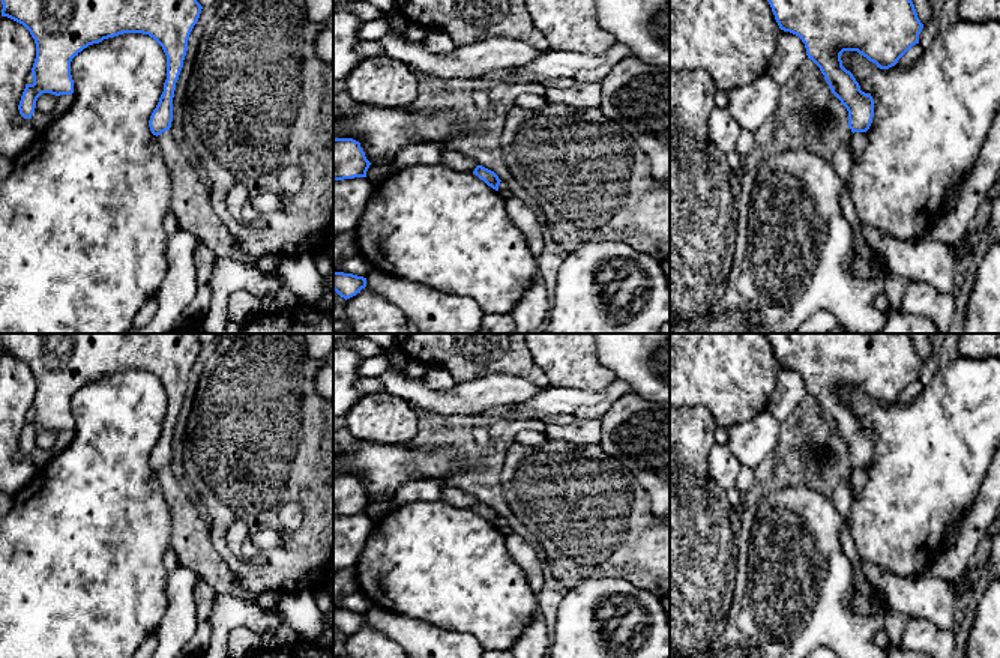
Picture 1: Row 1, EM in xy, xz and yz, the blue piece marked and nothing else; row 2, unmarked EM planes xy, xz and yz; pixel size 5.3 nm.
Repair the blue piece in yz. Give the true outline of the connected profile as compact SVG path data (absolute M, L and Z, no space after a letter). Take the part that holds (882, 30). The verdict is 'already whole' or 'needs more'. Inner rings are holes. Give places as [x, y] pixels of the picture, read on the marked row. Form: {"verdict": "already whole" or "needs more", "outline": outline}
{"verdict": "already whole", "outline": "M767 0L781 30L802 39L806 56L824 75L832 93L848 111L851 132L866 132L874 117L874 99L860 90L842 66L844 51L857 51L880 69L889 69L916 44L923 24L911 0Z"}

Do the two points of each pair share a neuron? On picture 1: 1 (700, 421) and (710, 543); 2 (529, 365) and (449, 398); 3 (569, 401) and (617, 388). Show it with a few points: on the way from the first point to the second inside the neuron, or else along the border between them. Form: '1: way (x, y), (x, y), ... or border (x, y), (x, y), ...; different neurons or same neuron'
1: way (694, 451), (694, 513); same neuron
2: border (473, 377), (496, 373), (518, 374), (541, 388); different neurons
3: way (581, 401), (602, 401), (605, 398); same neuron

